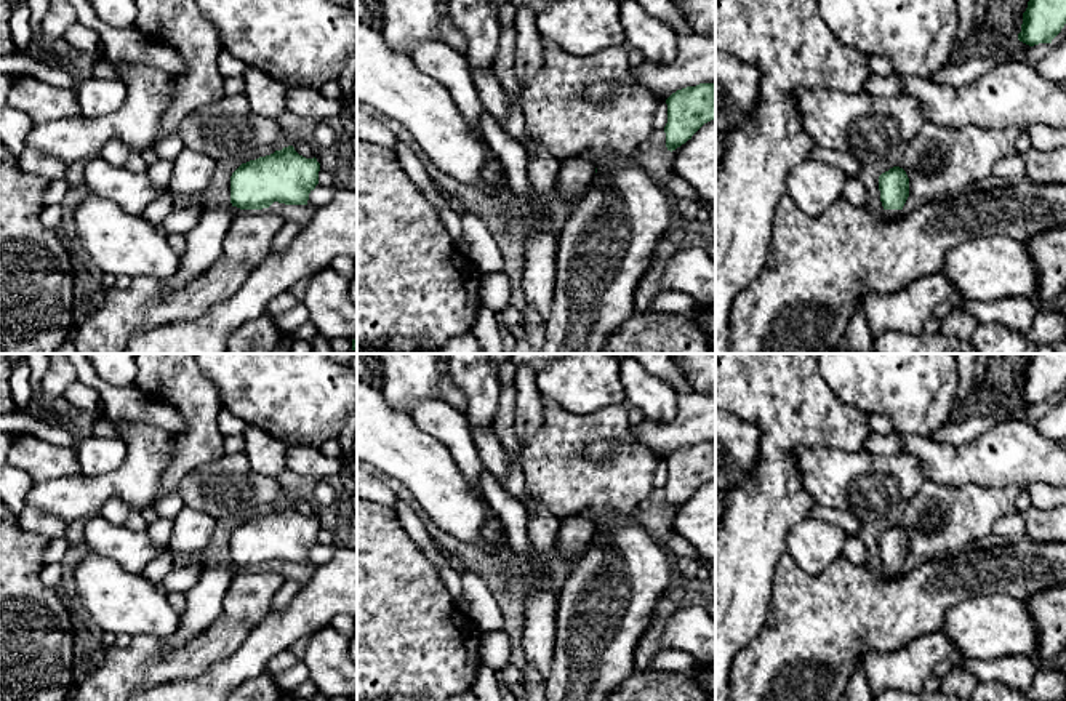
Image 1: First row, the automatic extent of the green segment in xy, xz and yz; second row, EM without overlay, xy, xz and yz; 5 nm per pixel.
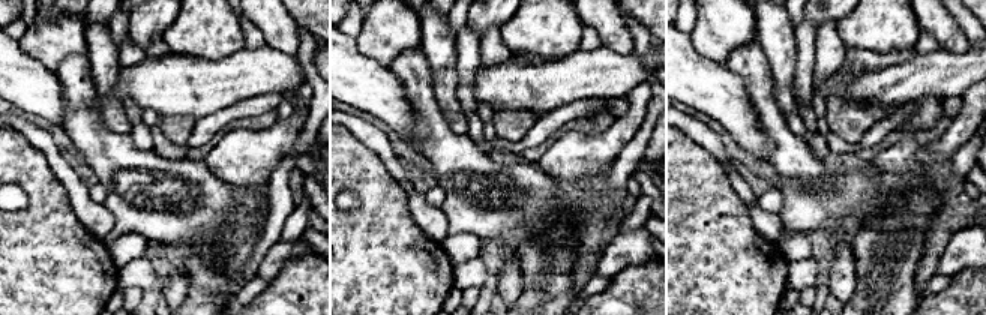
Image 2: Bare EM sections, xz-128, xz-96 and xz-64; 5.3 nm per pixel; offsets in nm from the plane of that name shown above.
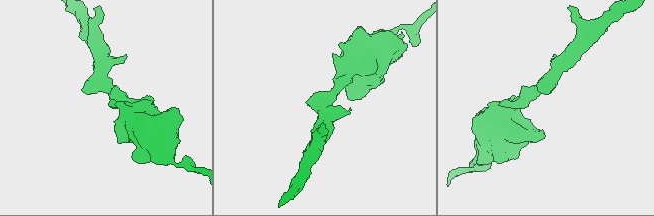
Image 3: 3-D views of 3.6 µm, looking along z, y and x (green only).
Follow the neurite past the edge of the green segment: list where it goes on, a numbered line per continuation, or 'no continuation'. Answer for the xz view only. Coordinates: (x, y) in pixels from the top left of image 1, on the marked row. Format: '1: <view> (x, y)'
1: xz (577, 173)

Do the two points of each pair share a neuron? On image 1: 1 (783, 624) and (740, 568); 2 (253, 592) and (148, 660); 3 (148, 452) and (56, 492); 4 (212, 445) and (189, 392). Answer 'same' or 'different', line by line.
1: different
2: same
3: same
4: same

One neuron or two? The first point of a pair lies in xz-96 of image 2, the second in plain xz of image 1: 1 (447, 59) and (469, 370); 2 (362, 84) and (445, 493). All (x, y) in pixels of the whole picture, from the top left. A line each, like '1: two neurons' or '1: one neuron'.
1: one neuron
2: one neuron

